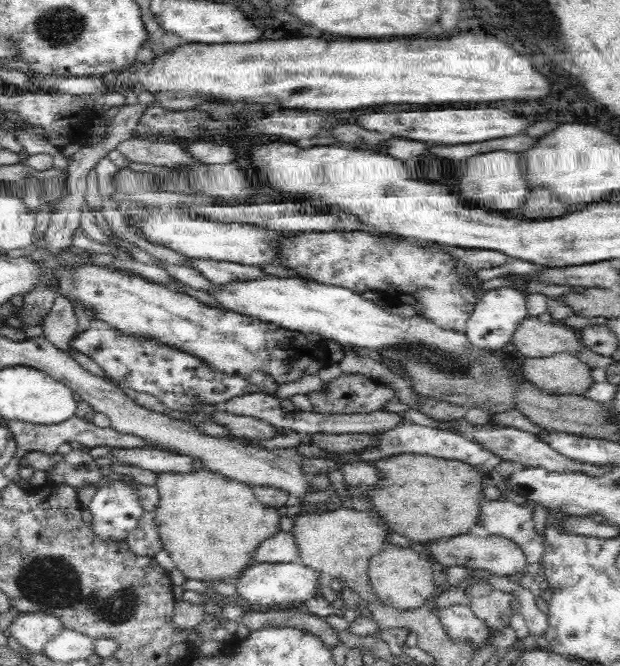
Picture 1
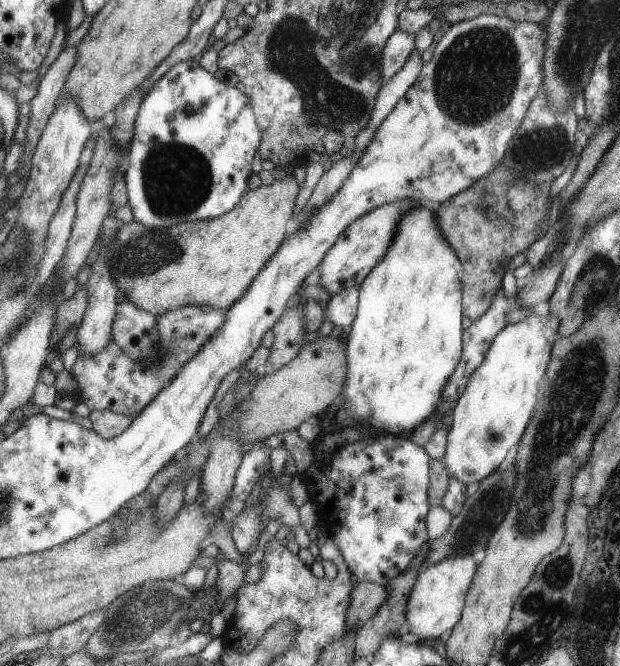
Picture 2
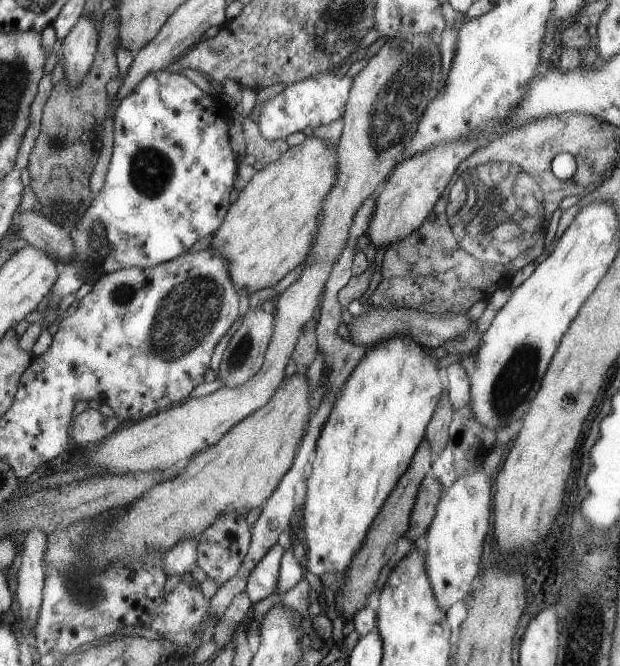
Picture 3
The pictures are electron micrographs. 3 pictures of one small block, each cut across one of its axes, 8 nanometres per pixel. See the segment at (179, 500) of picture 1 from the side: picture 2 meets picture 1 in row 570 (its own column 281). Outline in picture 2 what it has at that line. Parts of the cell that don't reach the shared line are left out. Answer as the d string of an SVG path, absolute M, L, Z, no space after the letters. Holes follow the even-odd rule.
M291 173L267 186L248 189L230 212L217 219L157 230L135 221L121 223L105 254L119 292L125 292L126 300L153 317L189 304L227 311L287 238L286 224L299 187Z

